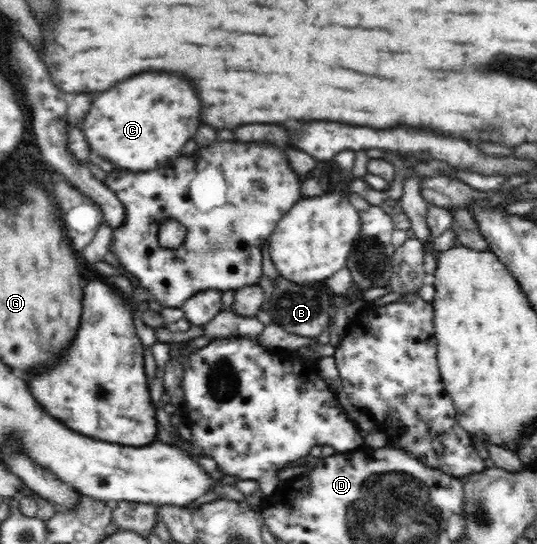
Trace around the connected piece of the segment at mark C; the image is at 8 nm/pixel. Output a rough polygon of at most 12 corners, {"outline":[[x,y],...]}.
{"outline":[[143,72],[99,94],[89,150],[147,171],[201,126],[187,80]]}

